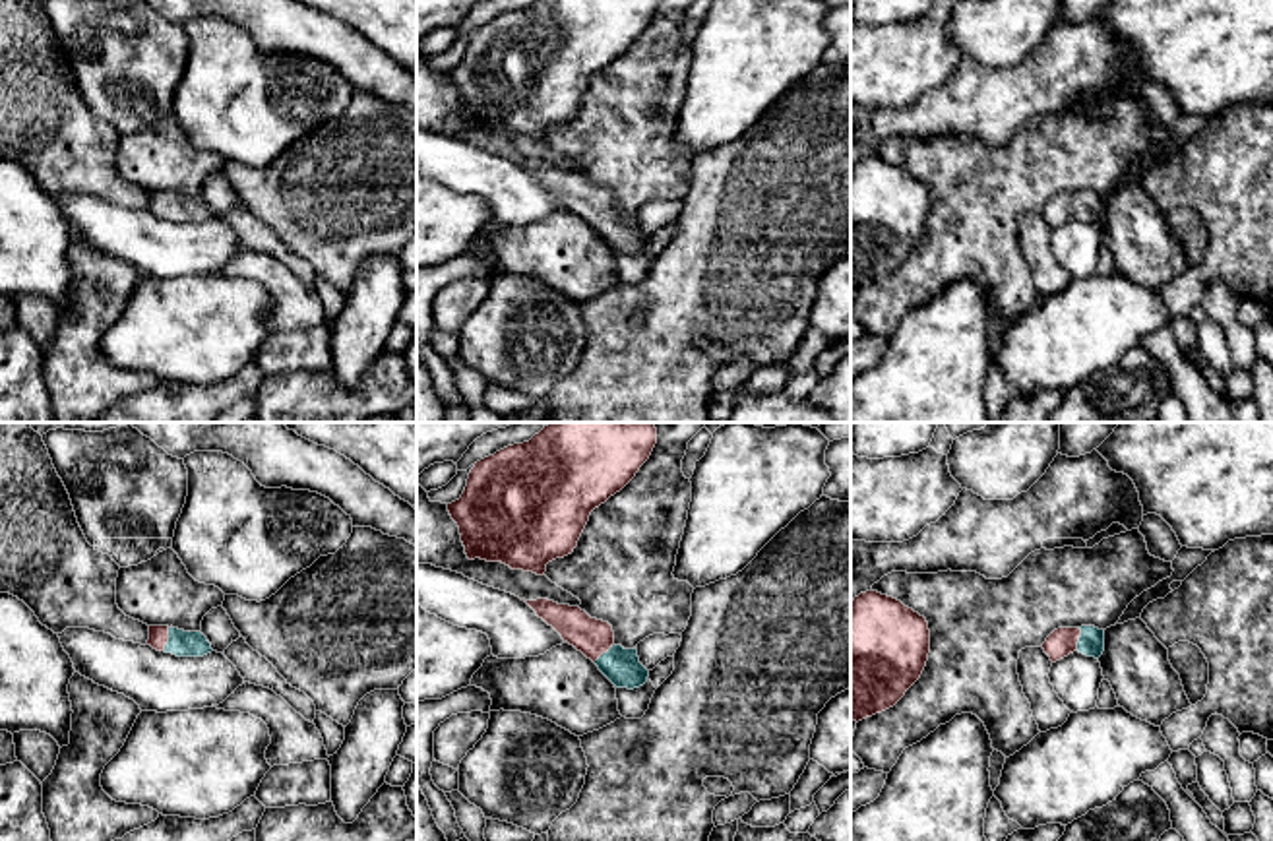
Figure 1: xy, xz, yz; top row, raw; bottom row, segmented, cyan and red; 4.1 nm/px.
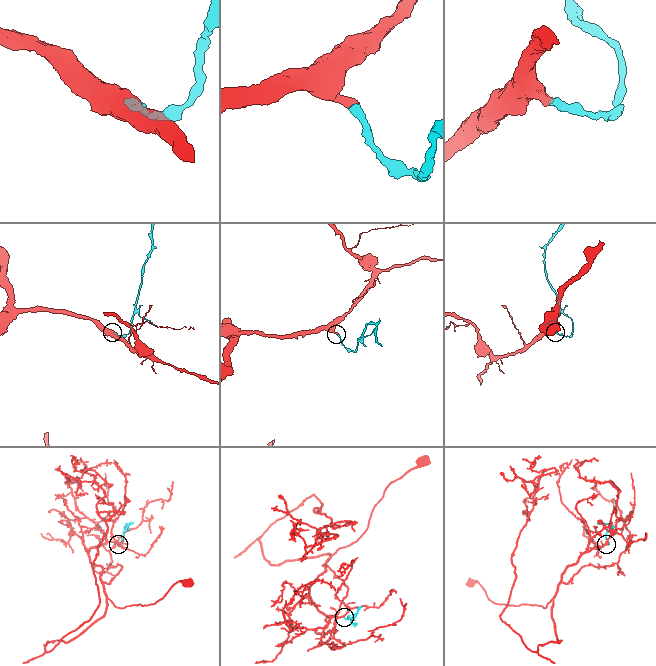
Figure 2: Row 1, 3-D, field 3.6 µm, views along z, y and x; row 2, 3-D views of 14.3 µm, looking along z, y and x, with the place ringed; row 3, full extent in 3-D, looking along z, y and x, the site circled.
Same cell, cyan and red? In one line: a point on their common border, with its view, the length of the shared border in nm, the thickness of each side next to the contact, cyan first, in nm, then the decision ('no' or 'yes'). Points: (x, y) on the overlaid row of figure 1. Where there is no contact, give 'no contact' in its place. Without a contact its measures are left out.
contact xy (169, 640); length 100 nm; calibres 110 and 80 nm; yes

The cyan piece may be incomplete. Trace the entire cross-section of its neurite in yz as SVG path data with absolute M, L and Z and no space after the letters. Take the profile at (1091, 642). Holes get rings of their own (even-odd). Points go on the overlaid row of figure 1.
M1095 626L1058 628L1046 638L1042 649L1052 663L1073 651L1099 659L1104 651L1104 630Z

